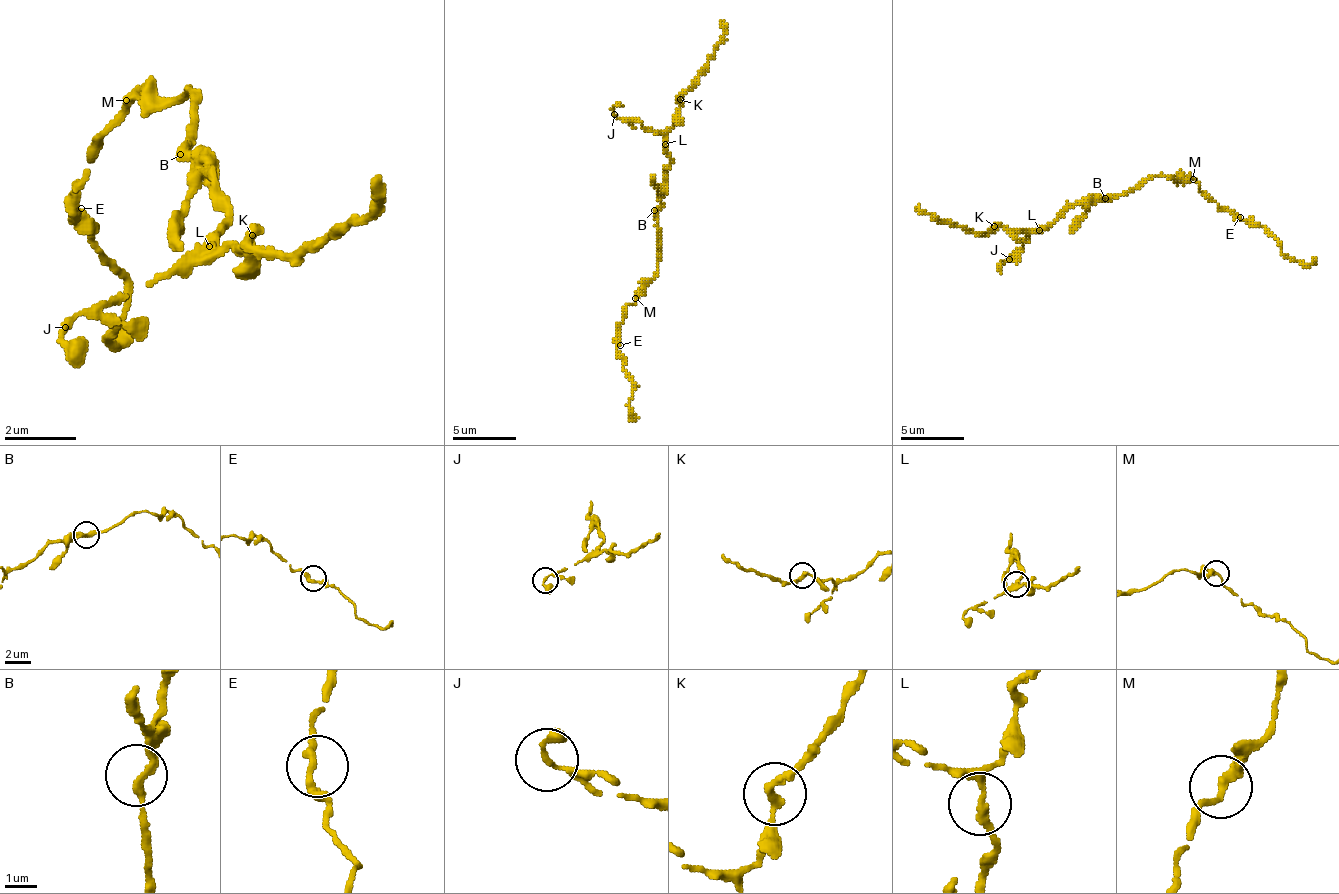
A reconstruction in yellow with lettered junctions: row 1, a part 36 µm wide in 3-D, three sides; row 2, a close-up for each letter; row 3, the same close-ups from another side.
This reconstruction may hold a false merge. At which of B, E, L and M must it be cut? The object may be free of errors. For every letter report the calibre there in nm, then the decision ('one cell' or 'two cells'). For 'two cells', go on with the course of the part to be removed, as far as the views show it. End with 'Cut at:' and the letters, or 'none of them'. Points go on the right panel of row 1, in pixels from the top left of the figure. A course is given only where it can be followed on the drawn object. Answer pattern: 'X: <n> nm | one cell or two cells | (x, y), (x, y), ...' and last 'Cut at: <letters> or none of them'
B: 280 nm | one cell
E: 280 nm | one cell
L: 260 nm | one cell
M: 280 nm | one cell
Cut at: none of them

